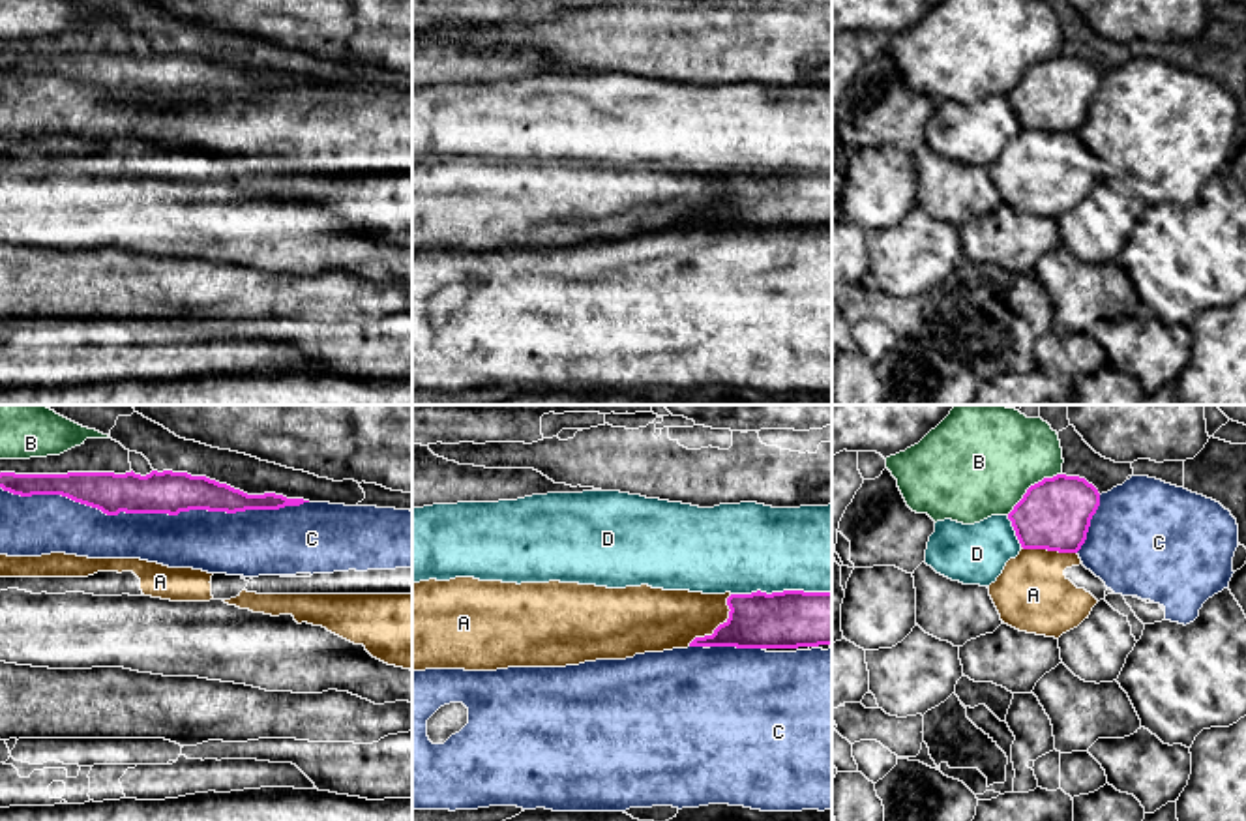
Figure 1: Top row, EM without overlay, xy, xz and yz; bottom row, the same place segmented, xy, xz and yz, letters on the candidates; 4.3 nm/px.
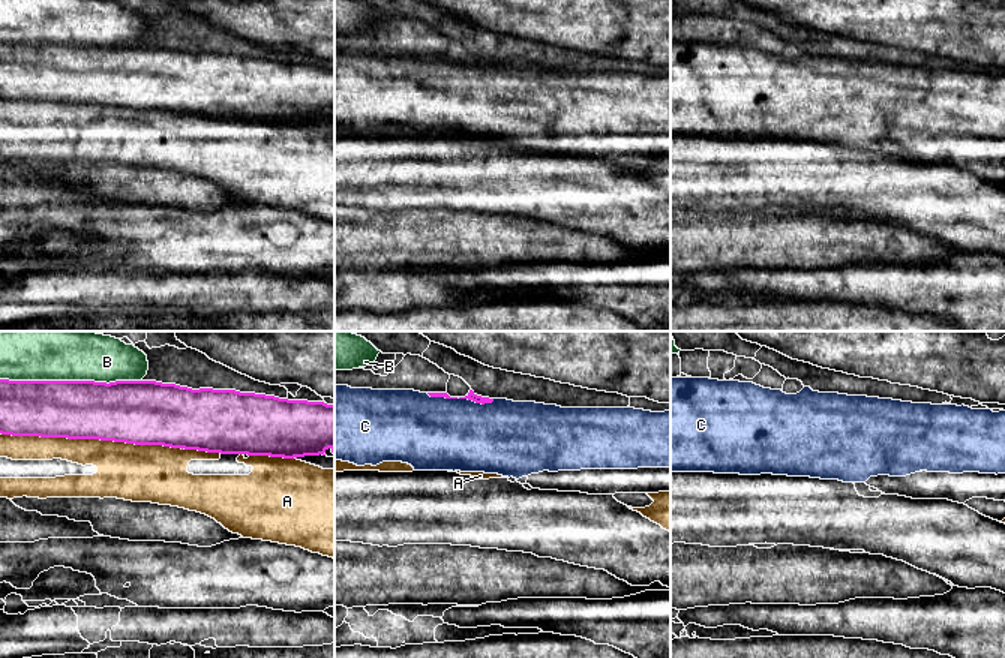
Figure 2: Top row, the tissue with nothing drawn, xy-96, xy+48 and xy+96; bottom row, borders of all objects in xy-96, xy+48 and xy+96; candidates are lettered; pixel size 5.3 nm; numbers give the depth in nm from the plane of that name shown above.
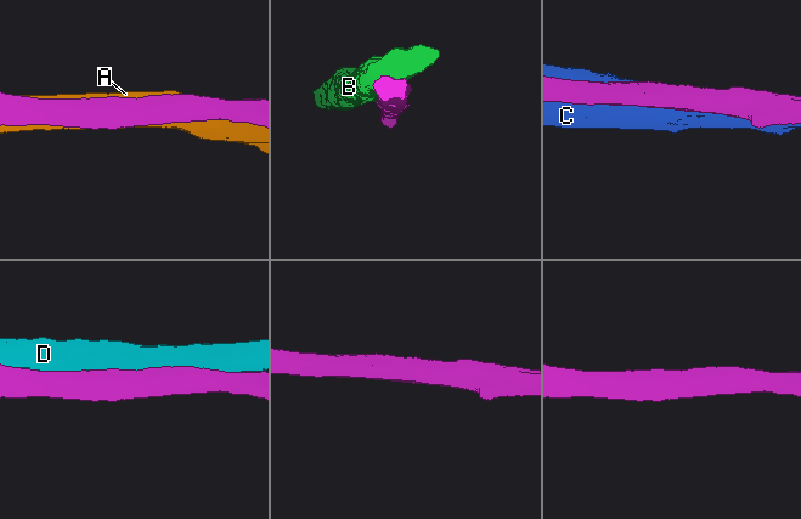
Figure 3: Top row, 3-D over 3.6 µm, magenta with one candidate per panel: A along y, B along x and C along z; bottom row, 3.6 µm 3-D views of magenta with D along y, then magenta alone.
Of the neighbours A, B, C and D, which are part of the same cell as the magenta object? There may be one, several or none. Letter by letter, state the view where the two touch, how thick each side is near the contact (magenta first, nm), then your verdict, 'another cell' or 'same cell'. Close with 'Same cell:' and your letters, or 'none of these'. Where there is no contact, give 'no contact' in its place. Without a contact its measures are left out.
A: xz | 240/260 nm | another cell
B: yz | 300/420 nm | another cell
C: xy | 180/260 nm | another cell
D: xz | 240/380 nm | another cell
Same cell: none of these

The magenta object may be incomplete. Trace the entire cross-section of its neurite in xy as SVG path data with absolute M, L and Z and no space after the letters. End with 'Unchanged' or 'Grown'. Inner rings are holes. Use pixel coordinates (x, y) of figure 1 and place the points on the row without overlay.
M152 51L146 56L126 52L15 54L0 52L0 67L13 75L62 75L101 90L107 96L169 94L189 90L245 92L300 86L304 79L275 73L247 75L227 64L187 52Z. Unchanged

